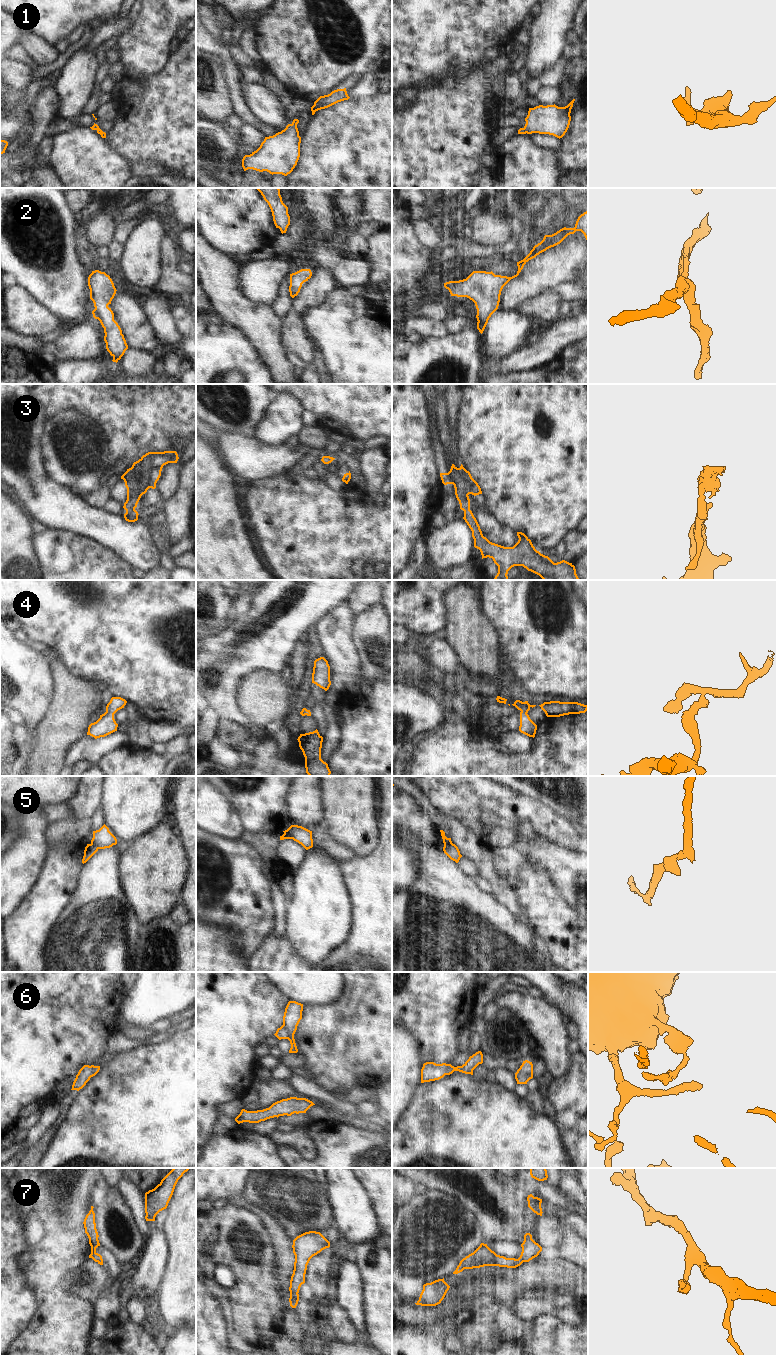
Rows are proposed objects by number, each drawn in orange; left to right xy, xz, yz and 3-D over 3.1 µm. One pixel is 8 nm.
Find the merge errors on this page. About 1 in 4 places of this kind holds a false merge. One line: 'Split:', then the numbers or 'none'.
Split: 5

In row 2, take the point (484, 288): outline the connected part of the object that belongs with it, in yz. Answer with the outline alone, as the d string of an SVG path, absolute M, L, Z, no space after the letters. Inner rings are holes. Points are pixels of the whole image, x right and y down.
M588 210L578 217L574 228L564 227L552 235L545 235L523 260L517 262L516 275L507 277L495 275L492 271L473 271L466 279L446 282L444 287L449 290L451 296L467 297L475 303L477 329L482 334L489 318L498 309L503 287L519 275L529 260L560 244L568 235L576 231L581 231L588 240Z

